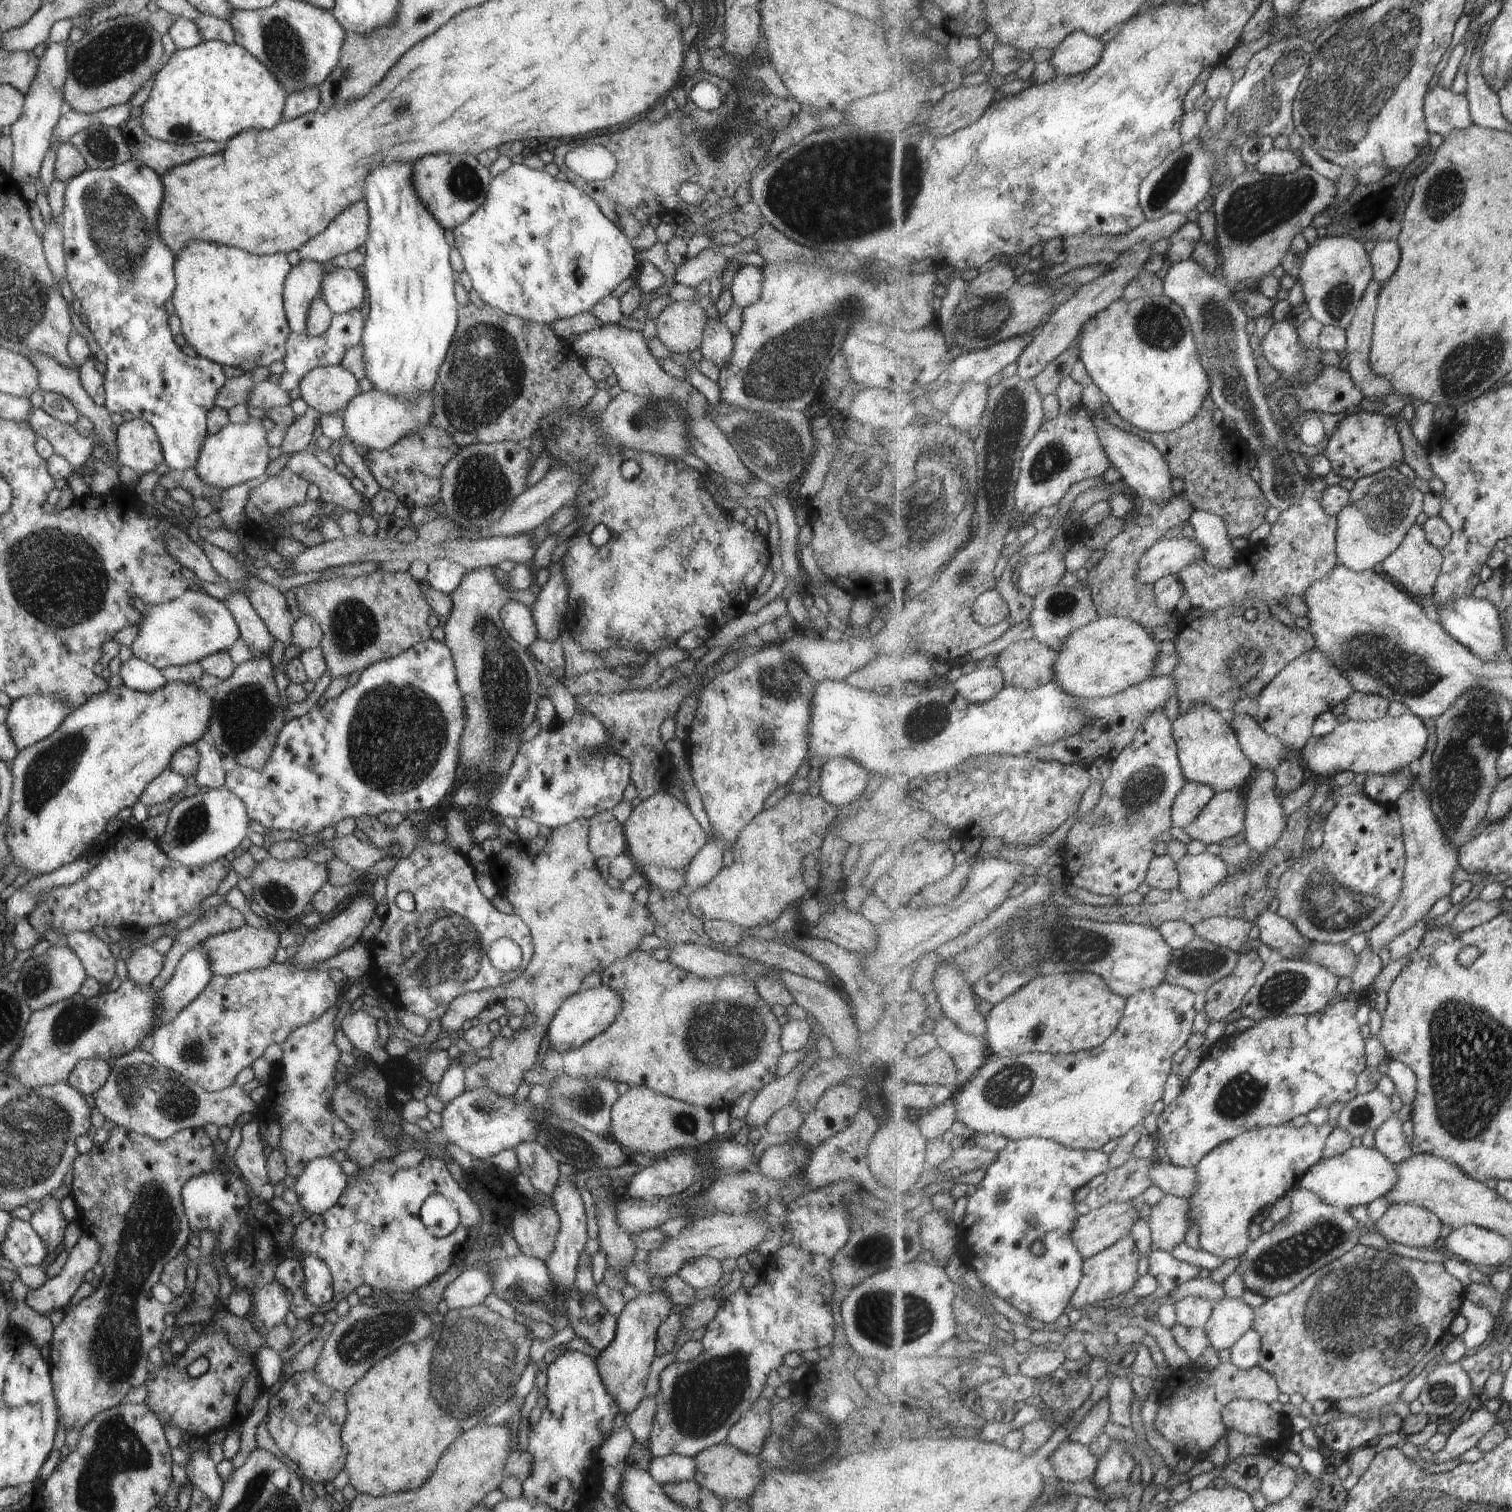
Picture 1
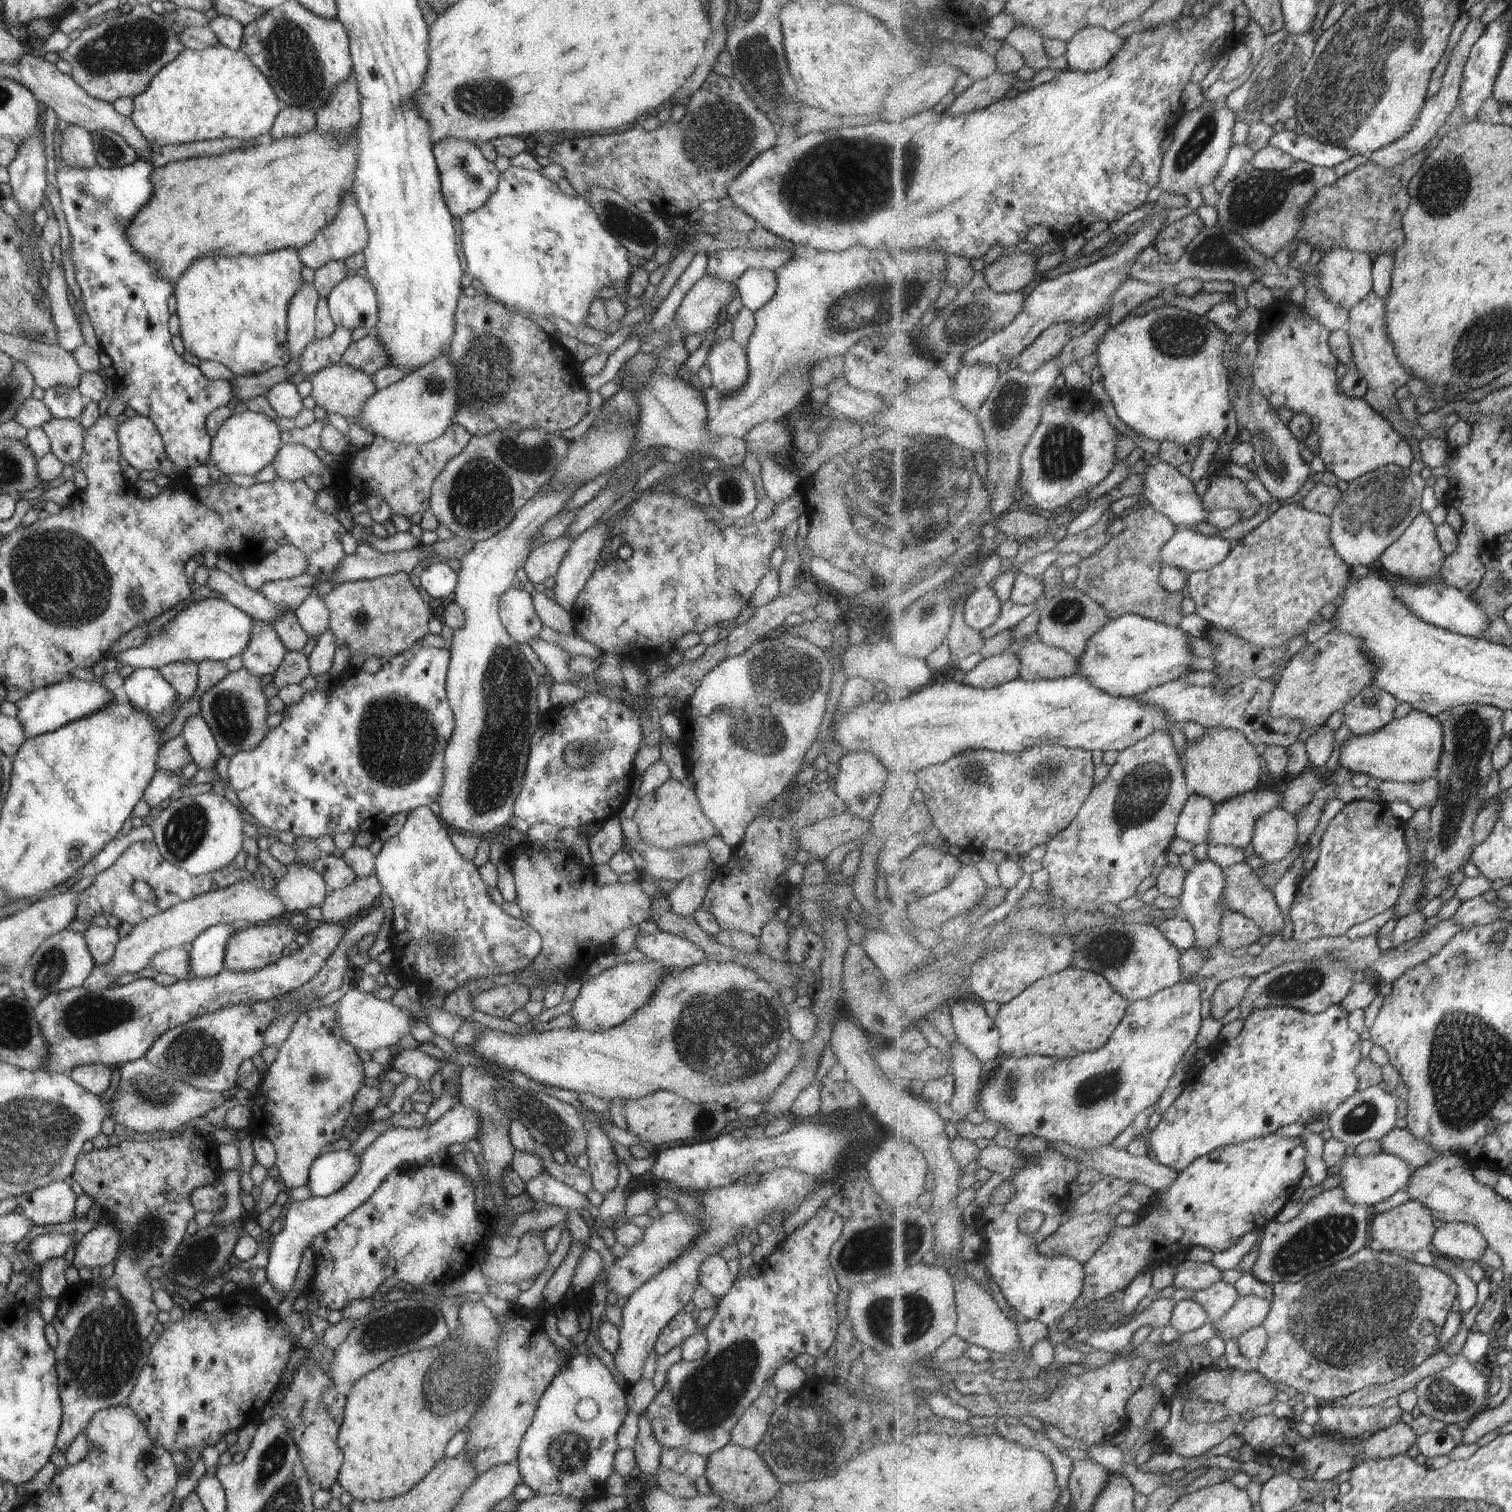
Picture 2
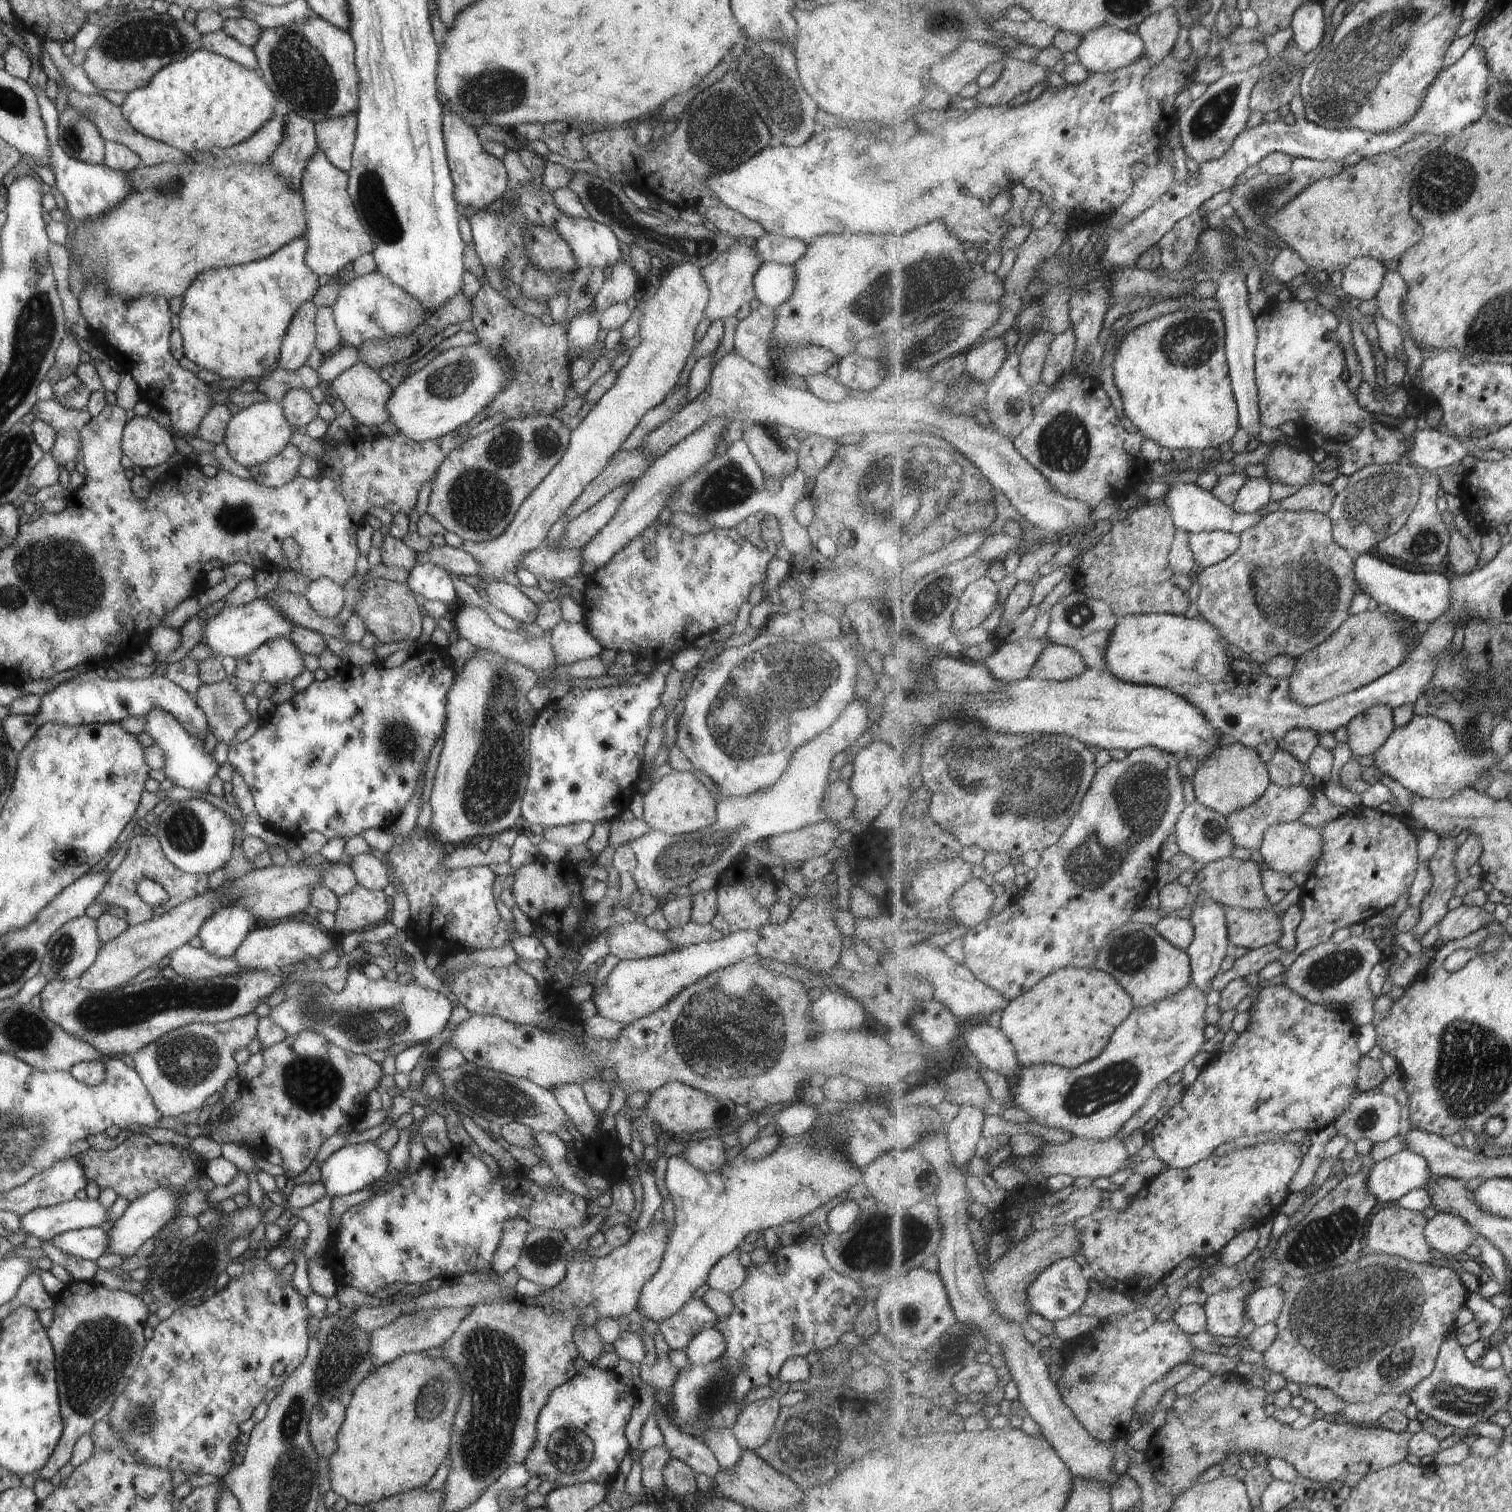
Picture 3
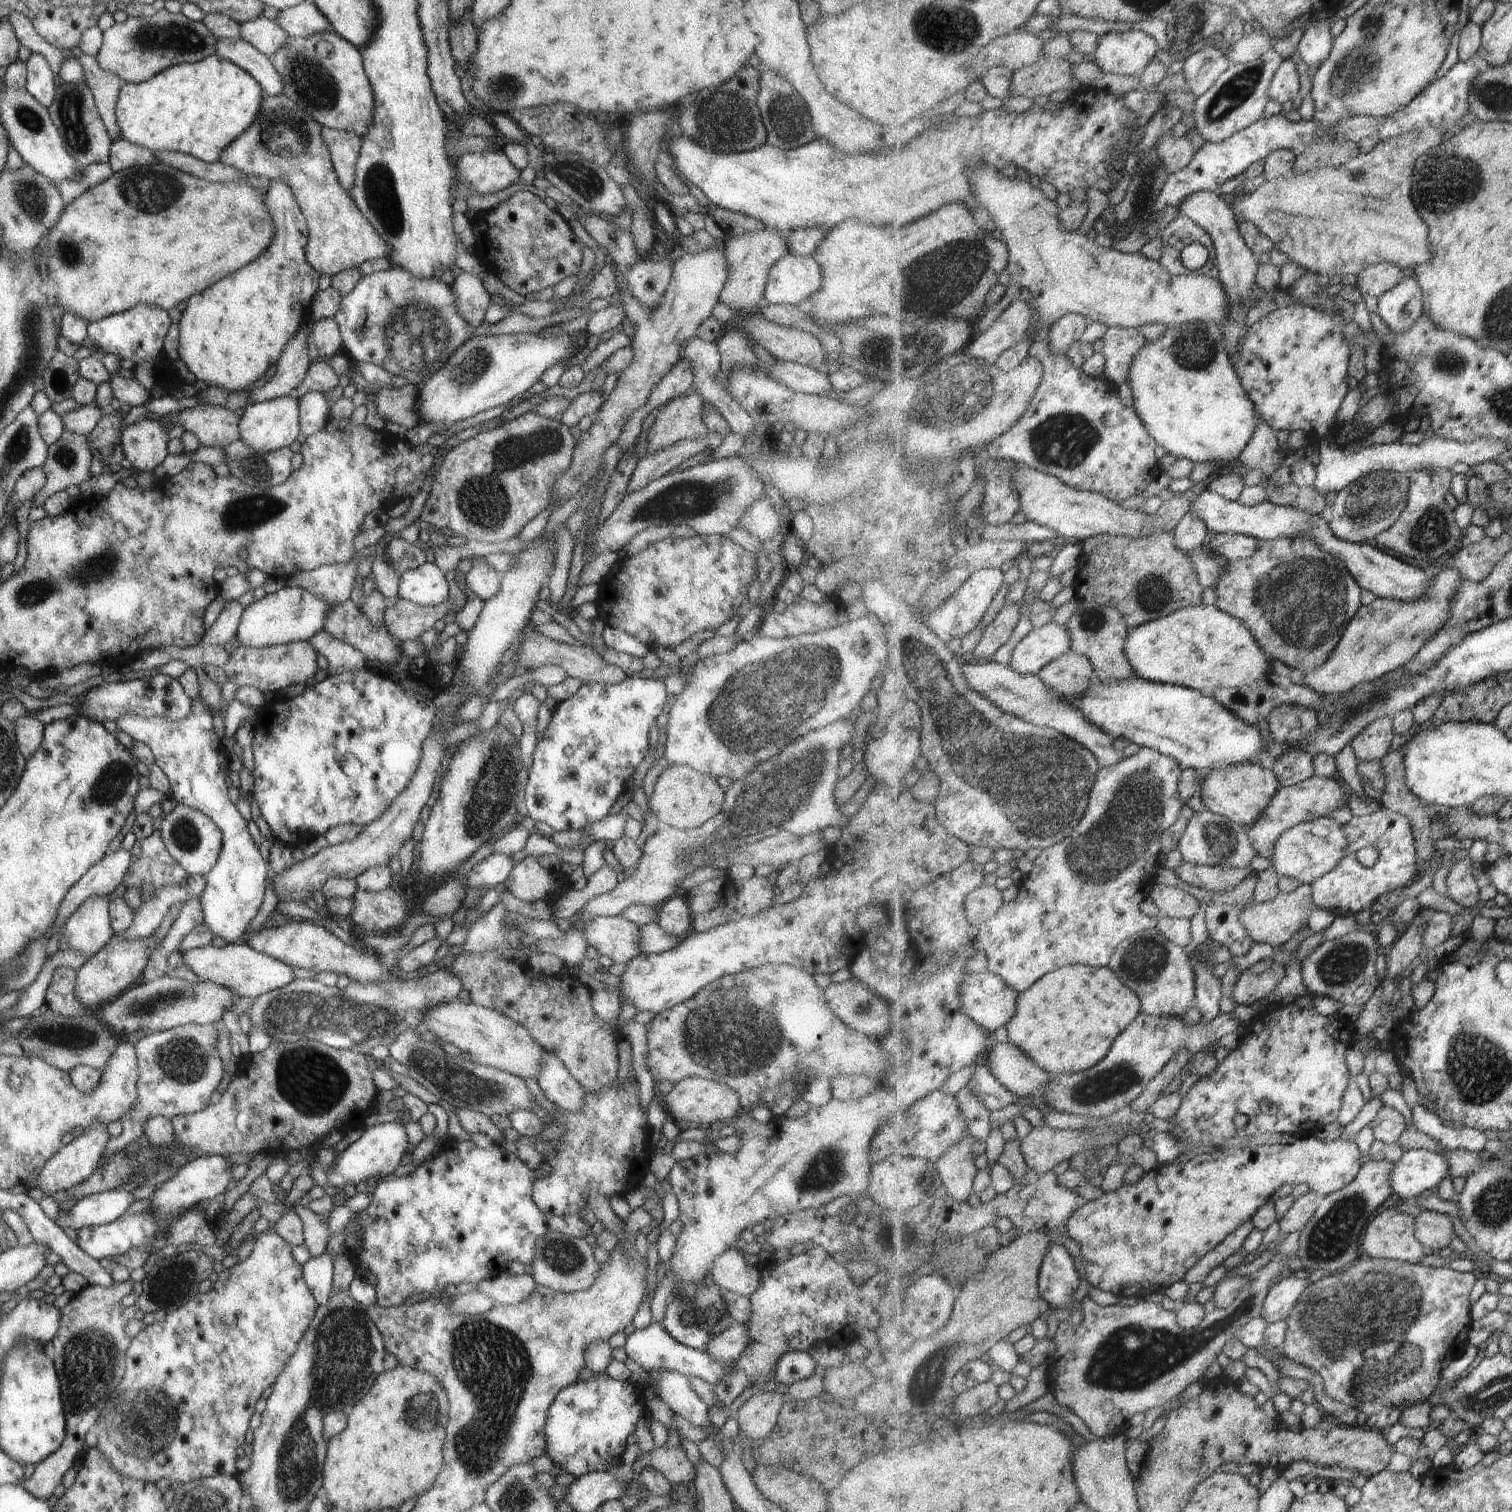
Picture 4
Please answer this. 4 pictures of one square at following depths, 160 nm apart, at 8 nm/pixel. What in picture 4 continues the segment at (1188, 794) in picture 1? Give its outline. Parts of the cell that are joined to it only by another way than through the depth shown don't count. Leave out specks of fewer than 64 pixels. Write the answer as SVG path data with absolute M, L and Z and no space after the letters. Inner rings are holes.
M1207 809L1193 813L1177 848L1188 862L1225 868L1249 869L1253 857L1259 855L1258 849L1251 844L1251 838L1247 836L1247 828L1227 816L1214 814Z

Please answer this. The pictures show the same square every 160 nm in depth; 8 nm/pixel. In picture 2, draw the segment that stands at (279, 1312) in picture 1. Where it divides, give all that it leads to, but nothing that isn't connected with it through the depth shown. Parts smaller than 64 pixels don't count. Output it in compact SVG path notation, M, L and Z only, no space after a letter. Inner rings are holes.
M457 1102L448 1108L437 1120L432 1123L412 1129L403 1127L387 1127L382 1129L379 1136L369 1144L360 1156L358 1171L347 1184L344 1184L337 1192L326 1197L307 1197L305 1200L290 1202L290 1206L284 1216L283 1230L274 1236L273 1244L268 1251L267 1264L264 1267L266 1280L275 1290L285 1295L292 1289L299 1266L301 1253L308 1249L311 1239L320 1232L331 1228L339 1222L351 1209L357 1208L379 1186L379 1183L395 1170L400 1163L408 1162L414 1166L437 1165L447 1166L449 1161L446 1156L446 1148L458 1142L465 1144L474 1140L480 1131L480 1118L475 1111L464 1107Z

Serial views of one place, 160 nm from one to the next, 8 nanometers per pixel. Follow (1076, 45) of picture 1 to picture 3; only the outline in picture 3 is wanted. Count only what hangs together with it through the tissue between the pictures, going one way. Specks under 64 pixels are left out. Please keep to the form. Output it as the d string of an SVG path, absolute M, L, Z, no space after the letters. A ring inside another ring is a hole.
M1107 25L1101 29L1088 32L1082 38L1082 43L1077 47L1075 54L1079 63L1090 74L1110 73L1125 68L1145 57L1146 45L1138 33L1131 34L1123 29Z

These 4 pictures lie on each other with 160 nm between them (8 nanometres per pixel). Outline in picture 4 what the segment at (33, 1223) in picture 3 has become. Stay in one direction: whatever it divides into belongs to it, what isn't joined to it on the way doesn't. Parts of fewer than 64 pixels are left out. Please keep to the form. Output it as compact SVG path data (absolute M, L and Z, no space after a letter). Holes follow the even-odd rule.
M119 1187L111 1191L94 1193L77 1200L71 1210L59 1211L55 1218L56 1227L81 1229L90 1225L101 1225L122 1216L132 1202L132 1192L125 1192Z

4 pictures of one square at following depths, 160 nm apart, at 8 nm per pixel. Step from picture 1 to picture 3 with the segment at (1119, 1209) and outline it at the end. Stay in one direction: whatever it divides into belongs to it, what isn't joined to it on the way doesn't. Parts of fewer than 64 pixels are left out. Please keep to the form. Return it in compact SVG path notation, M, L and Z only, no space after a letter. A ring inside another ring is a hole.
M1074 1223L1035 1231L1023 1241L1017 1242L1009 1252L1006 1252L1002 1258L991 1265L992 1268L989 1266L985 1271L988 1289L997 1303L999 1312L1016 1323L1026 1324L1031 1312L1027 1292L1030 1286L1041 1276L1043 1271L1047 1270L1047 1267L1057 1261L1066 1258L1082 1259L1082 1255L1082 1240ZM1077 1252L1080 1255L1077 1255Z

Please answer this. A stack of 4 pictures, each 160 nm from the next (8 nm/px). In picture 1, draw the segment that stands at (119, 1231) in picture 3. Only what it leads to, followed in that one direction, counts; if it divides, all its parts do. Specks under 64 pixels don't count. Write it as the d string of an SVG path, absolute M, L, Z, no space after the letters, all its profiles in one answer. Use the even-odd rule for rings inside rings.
M82 1230L77 1242L69 1249L60 1272L41 1286L26 1292L24 1303L41 1316L47 1317L54 1310L61 1310L79 1288L79 1284L84 1282L85 1272L98 1262L98 1242L85 1230Z

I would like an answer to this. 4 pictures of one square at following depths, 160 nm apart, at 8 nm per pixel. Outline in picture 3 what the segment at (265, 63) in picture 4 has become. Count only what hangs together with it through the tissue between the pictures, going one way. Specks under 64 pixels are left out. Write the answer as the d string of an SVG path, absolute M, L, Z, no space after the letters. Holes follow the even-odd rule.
M223 31L202 34L200 36L200 45L209 52L224 56L259 73L252 48L239 44Z

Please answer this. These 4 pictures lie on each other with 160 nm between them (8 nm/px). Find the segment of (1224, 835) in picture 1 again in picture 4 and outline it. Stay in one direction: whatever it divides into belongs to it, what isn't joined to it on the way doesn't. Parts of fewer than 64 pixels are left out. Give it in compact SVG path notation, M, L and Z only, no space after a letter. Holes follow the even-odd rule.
M1318 775L1293 787L1281 787L1278 795L1271 800L1267 812L1263 812L1263 818L1247 828L1247 836L1251 838L1251 844L1258 849L1260 856L1271 859L1275 854L1279 836L1283 836L1289 828L1321 817L1329 817L1331 812L1348 806L1348 791L1350 790L1340 778L1322 778Z

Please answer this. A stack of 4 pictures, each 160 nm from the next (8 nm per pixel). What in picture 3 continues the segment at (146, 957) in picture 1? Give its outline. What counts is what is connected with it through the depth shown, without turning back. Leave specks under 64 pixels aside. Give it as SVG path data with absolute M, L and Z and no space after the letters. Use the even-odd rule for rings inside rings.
M187 943L172 950L168 966L175 975L189 980L210 979L216 976L236 975L247 969L232 956L219 958L203 950L203 947L191 947Z

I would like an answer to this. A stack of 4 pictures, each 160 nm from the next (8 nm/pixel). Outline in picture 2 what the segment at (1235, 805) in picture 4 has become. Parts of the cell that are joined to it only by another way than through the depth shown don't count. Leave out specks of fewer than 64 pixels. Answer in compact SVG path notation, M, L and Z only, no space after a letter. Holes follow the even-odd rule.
M1209 727L1198 742L1186 745L1182 762L1189 787L1215 804L1246 795L1262 786L1264 762L1253 743L1242 732L1227 727Z

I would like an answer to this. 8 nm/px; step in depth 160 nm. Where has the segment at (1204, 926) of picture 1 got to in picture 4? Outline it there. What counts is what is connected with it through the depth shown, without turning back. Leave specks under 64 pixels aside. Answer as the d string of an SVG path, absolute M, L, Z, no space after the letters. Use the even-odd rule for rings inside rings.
M1300 884L1295 892L1289 894L1280 893L1275 900L1257 904L1252 900L1245 903L1245 910L1241 912L1241 921L1251 938L1256 943L1269 944L1273 948L1281 948L1287 942L1291 942L1295 936L1308 932L1309 914L1315 908L1320 907L1312 900L1312 886Z

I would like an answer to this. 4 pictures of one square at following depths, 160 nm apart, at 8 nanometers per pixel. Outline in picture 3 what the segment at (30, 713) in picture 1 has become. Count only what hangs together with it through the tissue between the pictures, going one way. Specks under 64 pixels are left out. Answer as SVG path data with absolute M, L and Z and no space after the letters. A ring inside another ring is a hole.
M78 673L41 695L37 711L33 716L38 728L48 722L66 725L103 724L120 722L131 716L143 717L155 707L170 712L191 736L203 739L207 734L208 722L205 713L194 701L194 697L181 690L179 685L168 678L154 674L145 679L119 678L112 681L106 677L91 677L87 673Z

